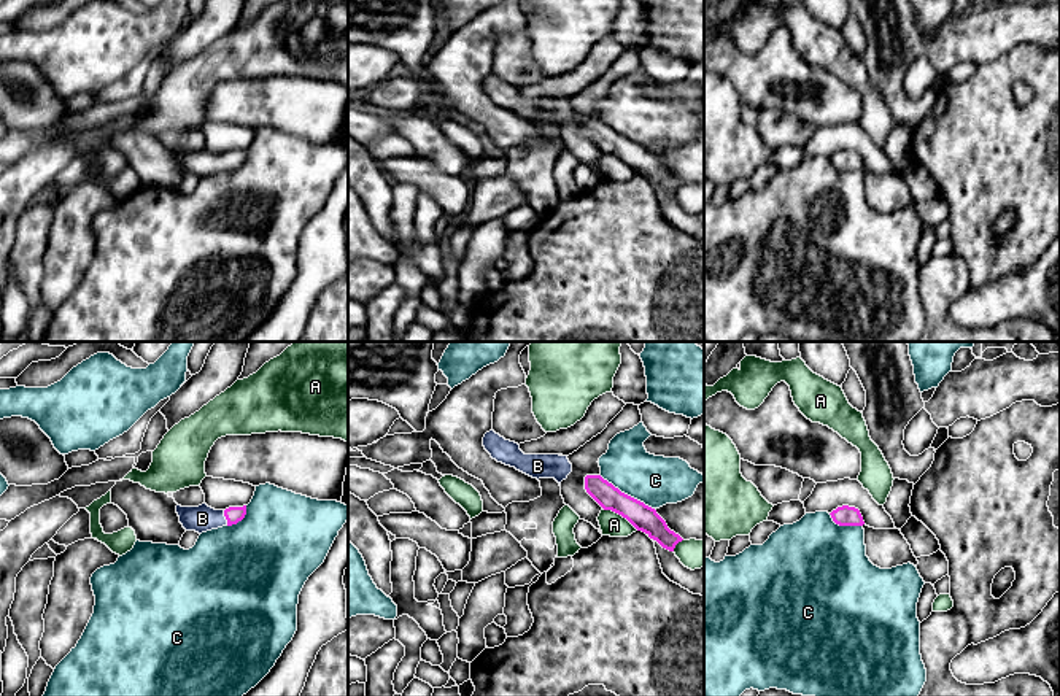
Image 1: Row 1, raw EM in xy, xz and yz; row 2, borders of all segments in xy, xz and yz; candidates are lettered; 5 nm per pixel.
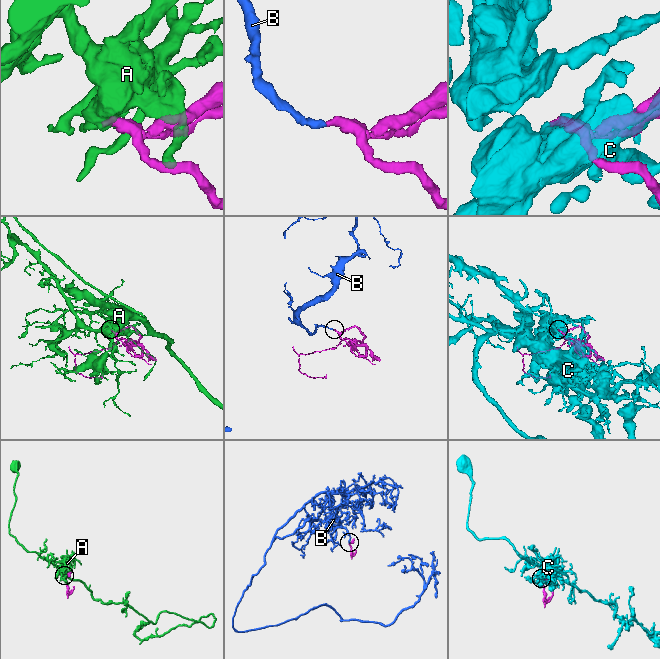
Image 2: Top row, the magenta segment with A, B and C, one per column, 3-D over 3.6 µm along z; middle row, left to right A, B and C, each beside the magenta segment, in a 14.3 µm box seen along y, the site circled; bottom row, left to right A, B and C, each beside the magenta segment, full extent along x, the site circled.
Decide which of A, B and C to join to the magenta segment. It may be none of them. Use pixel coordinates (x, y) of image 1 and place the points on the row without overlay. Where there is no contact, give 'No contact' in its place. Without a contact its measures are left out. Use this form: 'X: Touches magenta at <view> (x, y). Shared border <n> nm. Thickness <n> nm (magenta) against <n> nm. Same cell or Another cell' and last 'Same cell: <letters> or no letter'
A: Touches magenta at xz (620, 158). Shared border 220 nm. Thickness 130 nm (magenta) against 120 nm. Another cell
B: Touches magenta at xy (226, 162). Shared border 80 nm. Thickness 80 nm (magenta) against 140 nm. Same cell
C: Touches magenta at xz (626, 139). Shared border 320 nm. Thickness 130 nm (magenta) against 260 nm. Another cell
Same cell: B

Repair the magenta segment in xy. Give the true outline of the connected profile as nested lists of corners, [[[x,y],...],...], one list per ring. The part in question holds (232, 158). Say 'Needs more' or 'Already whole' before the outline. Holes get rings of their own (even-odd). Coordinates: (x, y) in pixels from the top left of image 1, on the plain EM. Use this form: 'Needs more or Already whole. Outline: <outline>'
Needs more. Outline: [[[207,148],[199,151],[181,151],[176,149],[180,167],[186,175],[195,175],[199,178],[218,173],[222,170],[232,170],[242,165],[246,159],[246,149],[229,151],[226,154],[215,154]]]

